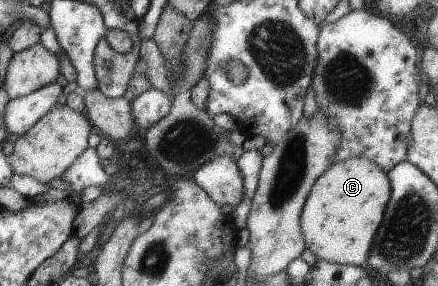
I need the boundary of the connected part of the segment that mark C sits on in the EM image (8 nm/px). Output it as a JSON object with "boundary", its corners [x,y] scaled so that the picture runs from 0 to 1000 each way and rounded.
{"boundary":[[[792,552],[758,570],[712,640],[685,738],[683,787],[699,867],[721,906],[779,927],[831,923],[888,678],[881,605],[838,552]]]}

